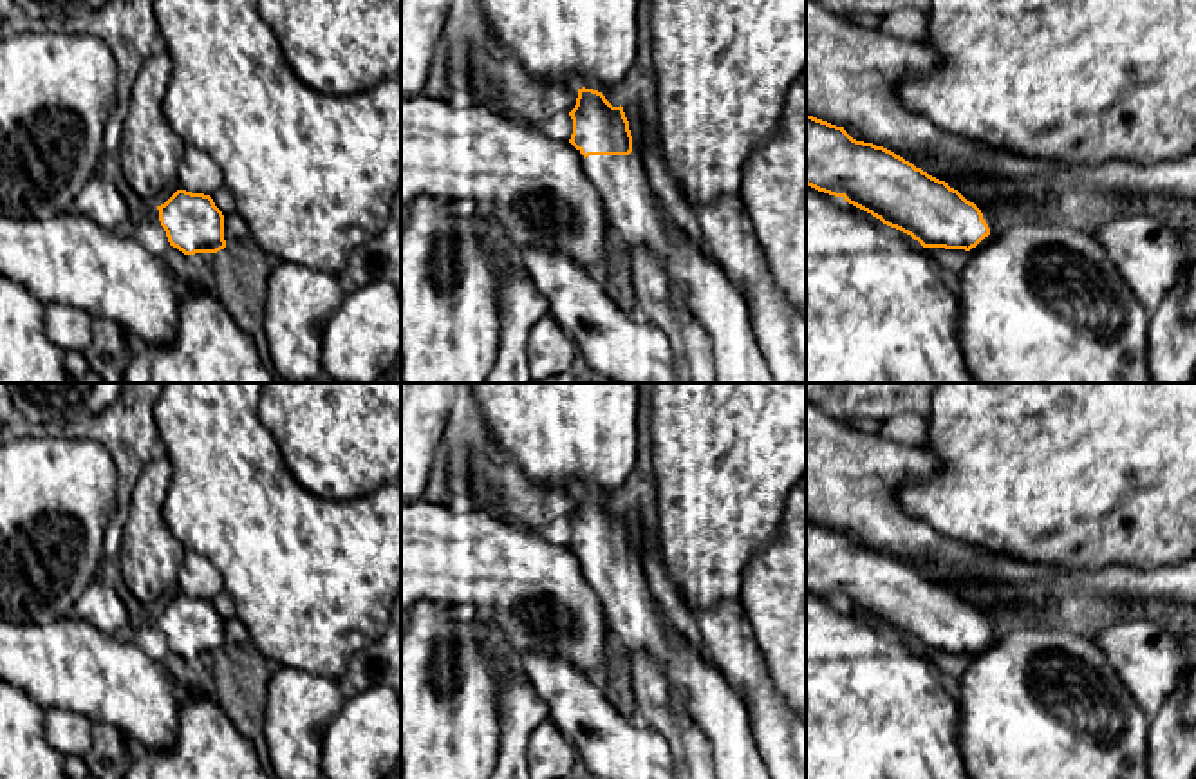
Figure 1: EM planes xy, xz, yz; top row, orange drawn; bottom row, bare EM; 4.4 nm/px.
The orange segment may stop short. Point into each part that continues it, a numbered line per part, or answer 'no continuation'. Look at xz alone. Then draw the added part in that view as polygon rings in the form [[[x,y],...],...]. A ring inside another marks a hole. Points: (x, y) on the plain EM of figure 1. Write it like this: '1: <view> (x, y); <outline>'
1: xz (629, 608); [[[636,548],[629,560],[584,562],[576,557],[602,602],[614,645],[652,656],[681,696],[687,714],[706,734],[715,779],[771,779],[743,698],[681,633],[667,633]]]

